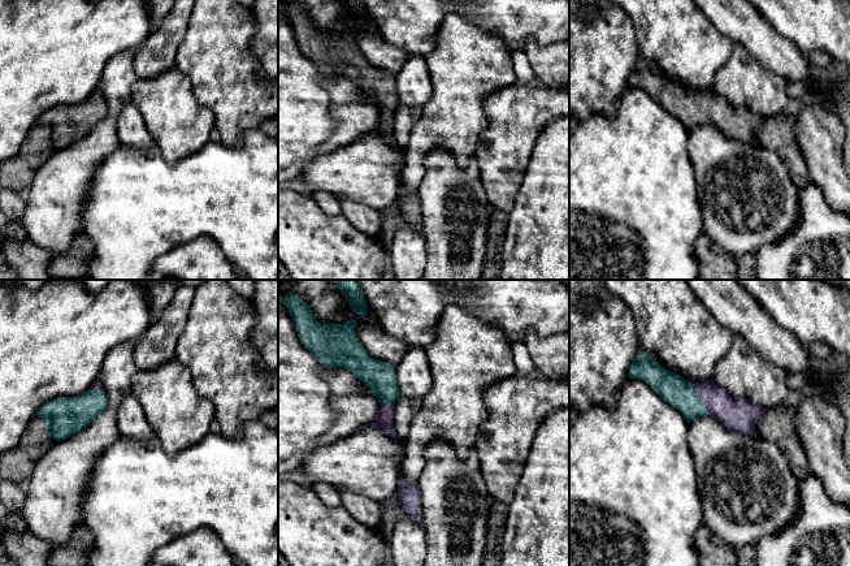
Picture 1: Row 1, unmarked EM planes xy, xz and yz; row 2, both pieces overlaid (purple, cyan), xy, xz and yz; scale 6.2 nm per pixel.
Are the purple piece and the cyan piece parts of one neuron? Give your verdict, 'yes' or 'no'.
yes

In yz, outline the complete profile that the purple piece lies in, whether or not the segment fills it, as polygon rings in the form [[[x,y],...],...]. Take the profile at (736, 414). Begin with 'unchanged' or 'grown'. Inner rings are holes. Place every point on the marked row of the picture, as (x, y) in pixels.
grown; [[[645,351],[636,357],[628,376],[647,383],[667,403],[677,409],[688,423],[694,418],[711,415],[727,429],[756,438],[755,422],[768,410],[746,398],[729,396],[714,380],[691,384],[656,364]]]

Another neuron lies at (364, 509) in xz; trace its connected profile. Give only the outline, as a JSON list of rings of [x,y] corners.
[[[338,491],[342,506],[360,523],[380,530],[382,524],[382,510],[380,502],[352,491]]]

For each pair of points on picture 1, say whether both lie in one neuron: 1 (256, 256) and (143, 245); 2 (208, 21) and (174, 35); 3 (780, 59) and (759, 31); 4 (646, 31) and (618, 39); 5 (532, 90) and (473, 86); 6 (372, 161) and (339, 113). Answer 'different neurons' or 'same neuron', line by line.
1: same neuron
2: different neurons
3: same neuron
4: different neurons
5: different neurons
6: different neurons

